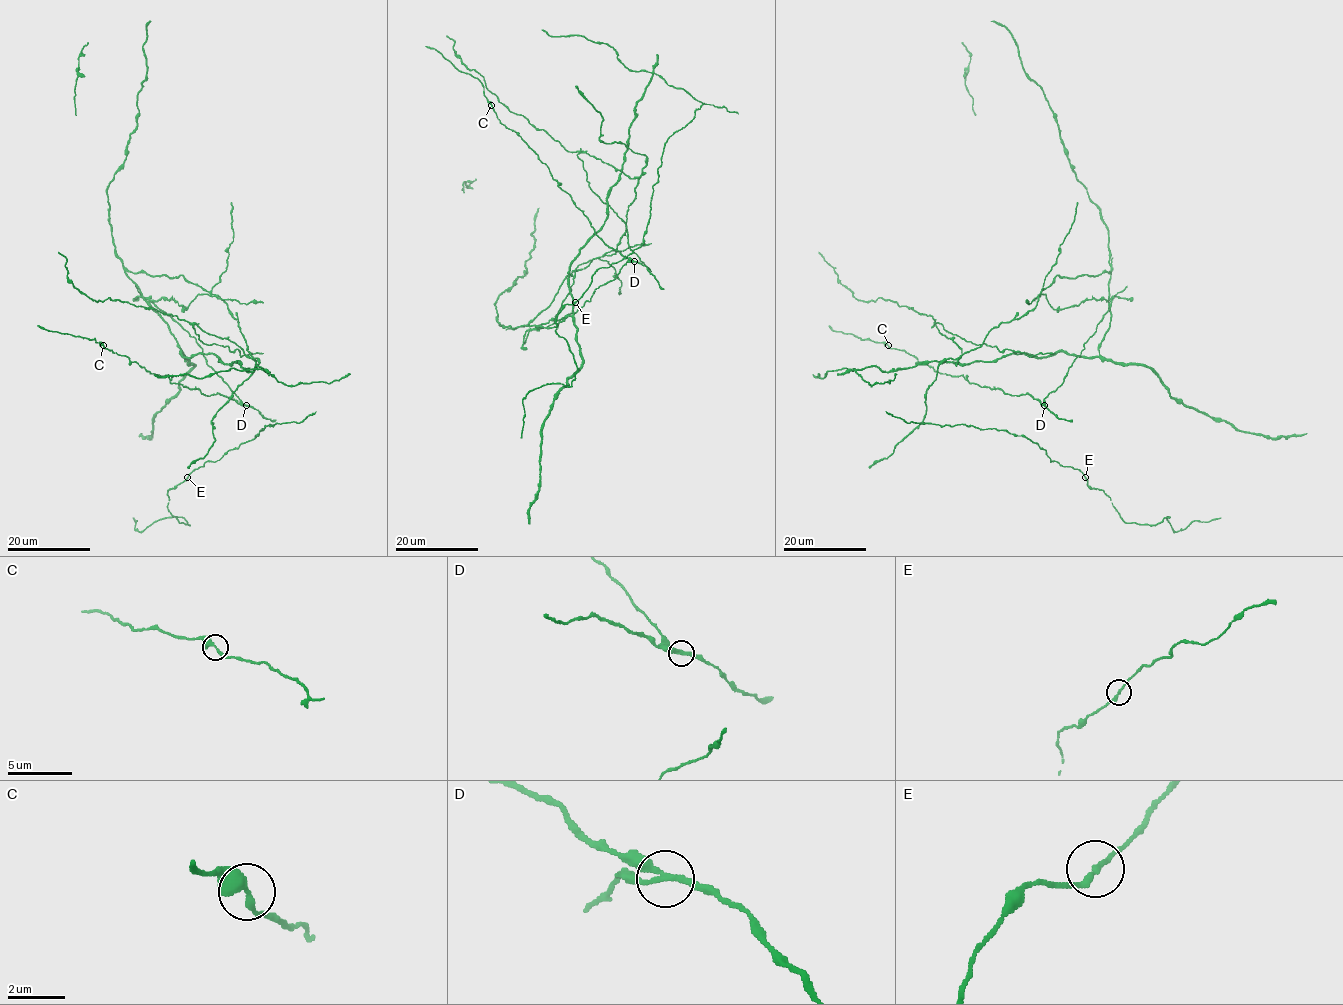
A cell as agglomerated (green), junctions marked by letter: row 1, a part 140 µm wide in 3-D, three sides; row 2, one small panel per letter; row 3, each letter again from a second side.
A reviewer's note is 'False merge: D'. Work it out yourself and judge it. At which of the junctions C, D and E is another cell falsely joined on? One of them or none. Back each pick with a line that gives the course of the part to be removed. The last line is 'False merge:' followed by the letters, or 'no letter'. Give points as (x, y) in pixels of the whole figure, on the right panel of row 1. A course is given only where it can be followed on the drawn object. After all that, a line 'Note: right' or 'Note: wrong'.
D: course (1045, 405), (1110, 302), (1055, 309), (1042, 294), (961, 356), (931, 316), (856, 299), (819, 252)
False merge: D
Note: right

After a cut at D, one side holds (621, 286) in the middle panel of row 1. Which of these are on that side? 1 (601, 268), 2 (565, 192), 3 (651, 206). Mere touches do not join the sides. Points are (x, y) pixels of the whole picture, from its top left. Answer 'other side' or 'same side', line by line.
1: other side
2: other side
3: other side

